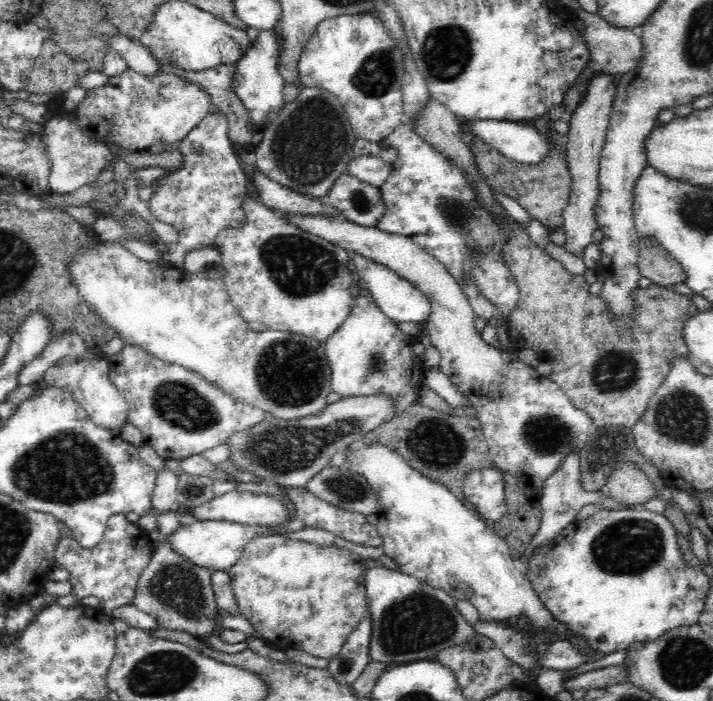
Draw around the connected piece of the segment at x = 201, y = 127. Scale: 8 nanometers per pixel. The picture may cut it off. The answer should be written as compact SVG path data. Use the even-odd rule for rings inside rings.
M218 108L210 110L210 114L178 143L177 149L184 160L181 168L157 178L147 202L152 216L164 224L174 226L179 234L177 244L168 254L170 266L177 269L182 270L184 257L190 251L213 246L214 238L226 226L242 226L242 222L246 220L242 198L250 181L237 147L229 139L227 120L226 115Z

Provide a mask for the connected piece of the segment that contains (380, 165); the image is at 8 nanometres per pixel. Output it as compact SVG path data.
M362 154L349 162L346 172L366 184L381 188L390 175L391 165L382 161L378 155Z

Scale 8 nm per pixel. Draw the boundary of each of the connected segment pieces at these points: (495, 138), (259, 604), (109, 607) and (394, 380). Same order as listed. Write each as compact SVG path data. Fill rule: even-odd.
M475 119L467 120L464 129L520 164L538 164L550 152L548 139L530 122Z
M278 534L258 536L250 540L238 562L227 573L238 612L278 650L301 649L313 657L330 660L341 652L342 644L357 624L362 622L366 612L364 560L336 545L316 546Z
M121 513L107 520L103 538L94 548L82 548L68 531L63 531L54 561L58 567L70 573L71 594L83 602L94 602L103 612L104 618L112 620L115 608L133 604L140 573L148 561L152 560L153 552L149 535L128 522Z
M362 292L354 299L348 319L323 343L332 369L332 391L341 397L394 396L395 416L400 416L408 406L416 403L417 388L424 378L425 366L412 350L416 340L404 334L381 312L375 300Z

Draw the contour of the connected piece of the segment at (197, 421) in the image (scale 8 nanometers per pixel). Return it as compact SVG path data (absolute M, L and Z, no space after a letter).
M125 345L120 352L103 357L109 366L109 377L129 404L128 422L140 430L143 444L148 444L164 459L184 460L189 456L201 454L205 450L225 443L232 434L250 429L257 425L266 412L262 409L244 404L232 395L222 392L217 386L208 382L201 374L192 372L180 365L168 364L139 346Z

